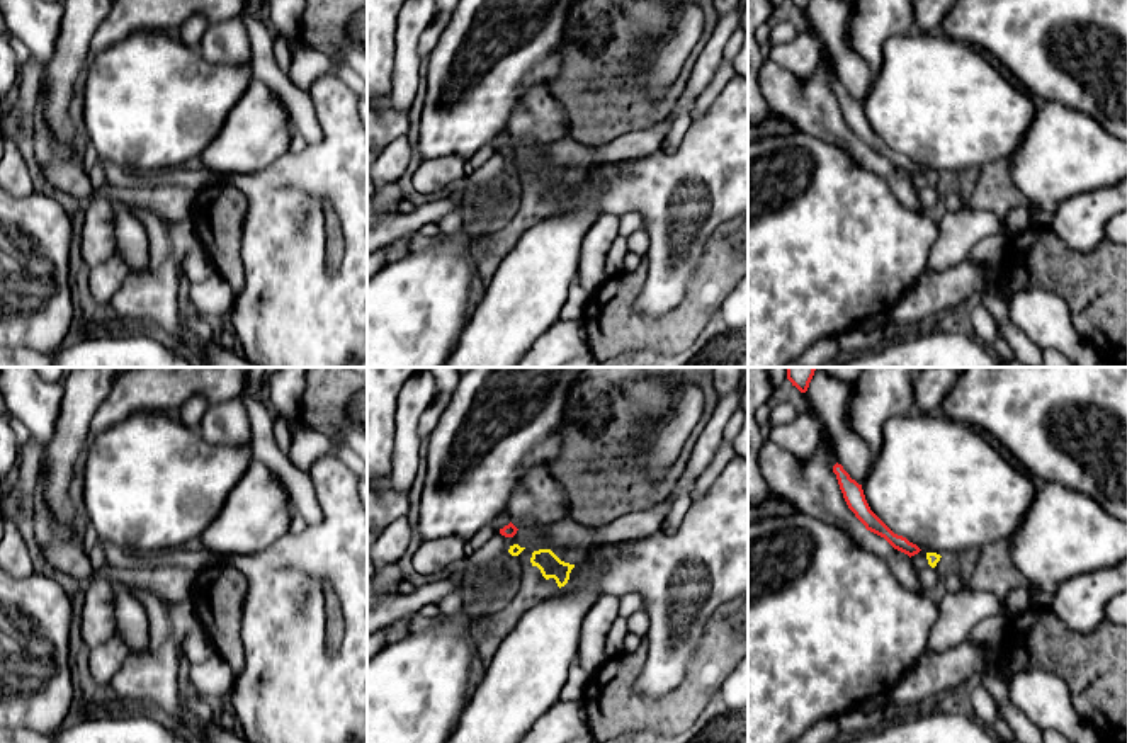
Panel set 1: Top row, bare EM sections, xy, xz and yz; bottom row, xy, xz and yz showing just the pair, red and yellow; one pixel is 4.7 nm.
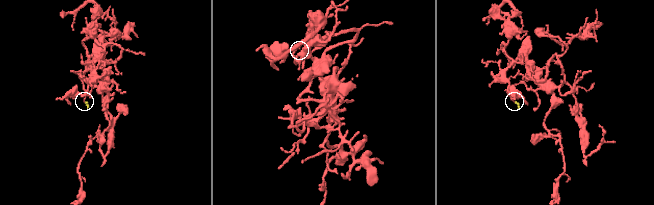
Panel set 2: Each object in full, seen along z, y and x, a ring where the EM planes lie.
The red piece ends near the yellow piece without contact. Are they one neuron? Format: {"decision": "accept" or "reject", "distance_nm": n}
{"decision": "accept", "distance_nm": 40}

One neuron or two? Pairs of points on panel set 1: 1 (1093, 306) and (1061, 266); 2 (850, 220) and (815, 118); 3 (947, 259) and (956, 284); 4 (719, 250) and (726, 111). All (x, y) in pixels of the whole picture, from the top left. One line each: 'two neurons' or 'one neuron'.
1: one neuron
2: two neurons
3: two neurons
4: two neurons

